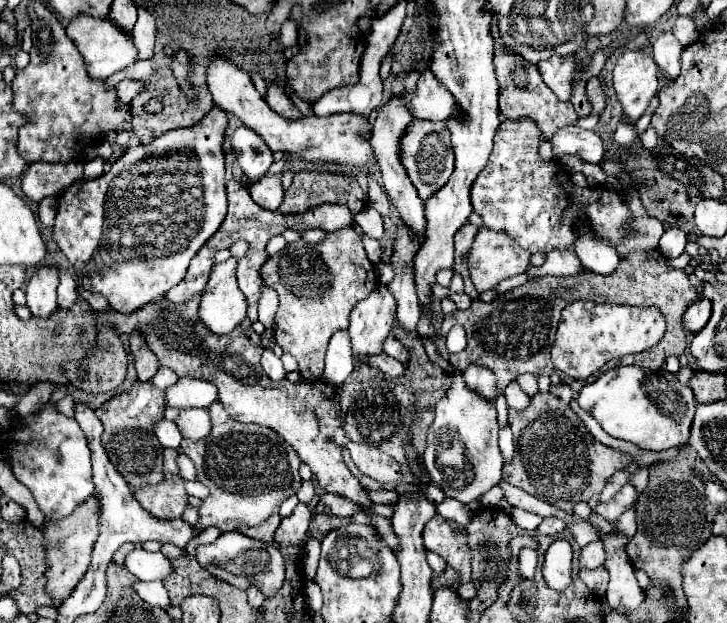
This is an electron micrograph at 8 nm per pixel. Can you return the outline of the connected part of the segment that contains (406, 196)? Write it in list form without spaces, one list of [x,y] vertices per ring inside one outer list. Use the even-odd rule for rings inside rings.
[[[391,98],[385,106],[379,108],[379,116],[373,124],[373,136],[371,136],[371,146],[373,146],[373,154],[377,158],[379,170],[381,170],[381,180],[383,180],[383,188],[387,190],[391,202],[397,206],[401,220],[415,232],[419,234],[419,240],[423,240],[423,232],[425,232],[425,210],[423,210],[423,202],[417,196],[417,190],[413,188],[405,166],[401,164],[401,148],[399,148],[399,140],[401,136],[405,136],[407,126],[411,124],[411,116],[407,106],[403,104],[401,98]]]

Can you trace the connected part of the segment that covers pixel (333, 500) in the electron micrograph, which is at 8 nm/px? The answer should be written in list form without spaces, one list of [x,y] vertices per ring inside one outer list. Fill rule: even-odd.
[[[323,494],[321,502],[325,506],[329,506],[329,510],[335,514],[335,516],[353,516],[355,514],[355,504],[343,496],[337,496],[337,494]]]

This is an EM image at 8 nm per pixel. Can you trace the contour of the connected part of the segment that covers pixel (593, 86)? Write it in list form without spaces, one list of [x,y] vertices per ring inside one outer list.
[[[591,78],[589,84],[586,85],[589,102],[592,107],[592,114],[601,114],[605,108],[605,94],[601,88],[601,82],[597,78]]]

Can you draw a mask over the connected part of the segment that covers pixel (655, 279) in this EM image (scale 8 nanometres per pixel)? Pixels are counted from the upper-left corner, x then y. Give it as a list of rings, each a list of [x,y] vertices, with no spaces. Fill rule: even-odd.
[[[635,250],[627,256],[623,256],[619,260],[619,266],[613,274],[609,276],[597,276],[595,272],[583,268],[583,272],[579,276],[567,276],[567,278],[555,278],[555,276],[543,276],[543,278],[531,278],[527,284],[505,292],[501,296],[497,296],[491,304],[485,304],[481,300],[475,300],[467,310],[457,310],[449,316],[445,316],[445,322],[441,328],[445,328],[445,336],[449,332],[451,326],[461,324],[467,330],[467,348],[461,354],[451,354],[451,366],[457,370],[467,368],[469,364],[479,364],[489,368],[495,378],[501,382],[501,392],[507,388],[509,382],[515,380],[515,376],[519,374],[553,374],[555,368],[551,364],[549,352],[551,352],[551,342],[555,336],[555,326],[559,324],[561,318],[561,310],[565,308],[565,304],[573,302],[573,300],[591,300],[591,302],[609,302],[609,304],[629,304],[629,306],[659,306],[659,312],[665,316],[667,322],[667,330],[661,338],[659,344],[653,346],[653,350],[643,350],[641,354],[629,354],[627,356],[627,364],[635,364],[635,366],[643,366],[649,370],[657,370],[661,368],[663,360],[667,356],[679,356],[685,348],[687,348],[687,334],[683,338],[683,322],[681,316],[687,310],[689,304],[695,302],[697,298],[697,290],[691,286],[689,276],[683,270],[671,268],[665,260],[665,256],[661,254],[661,250]]]

